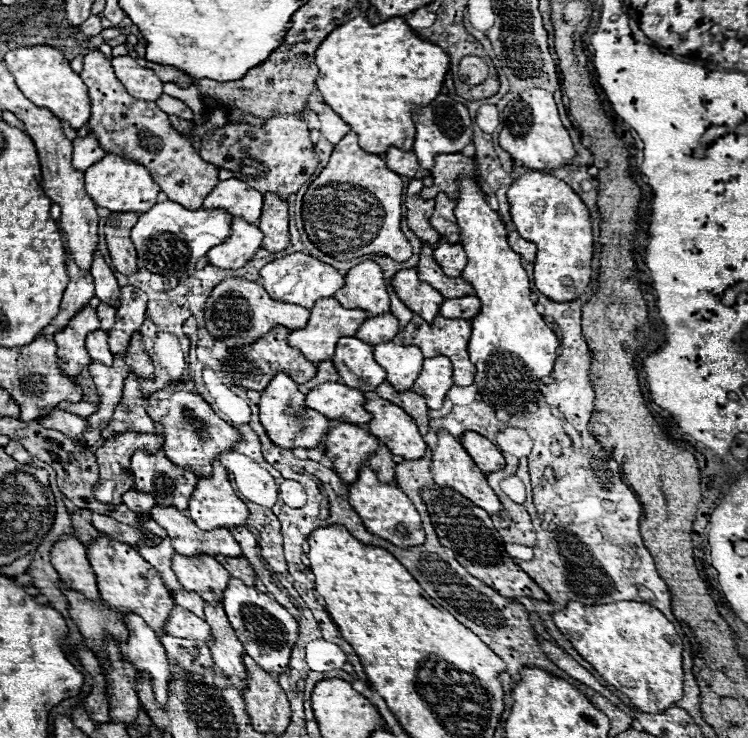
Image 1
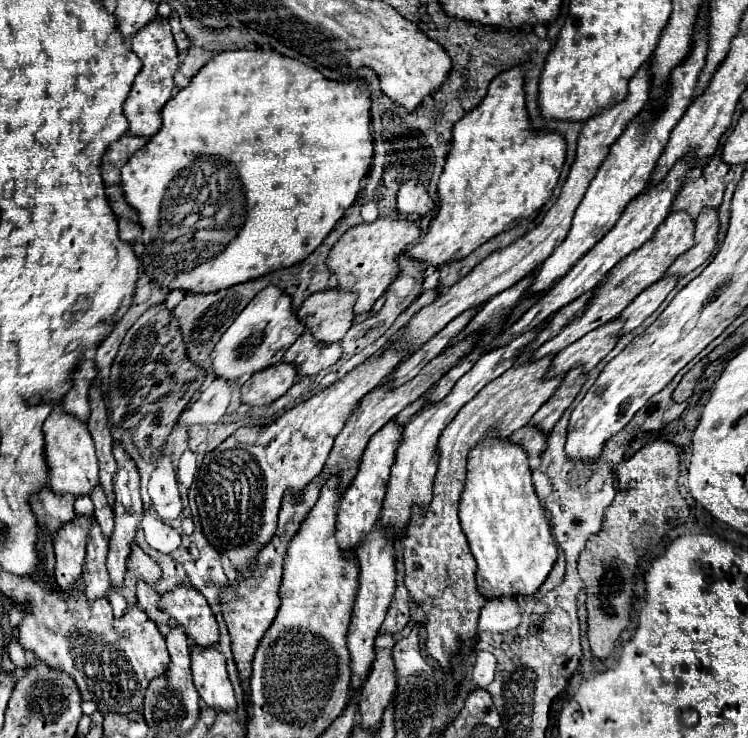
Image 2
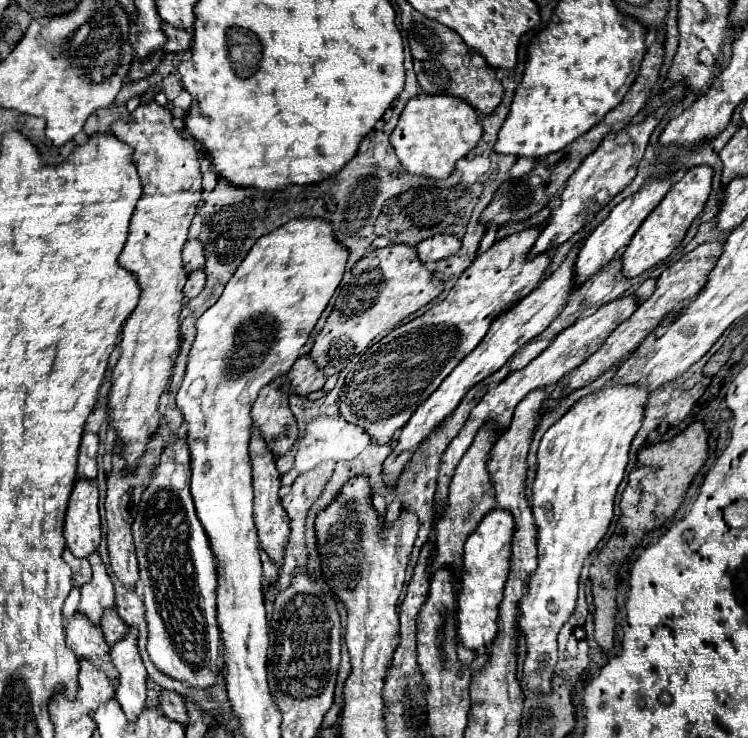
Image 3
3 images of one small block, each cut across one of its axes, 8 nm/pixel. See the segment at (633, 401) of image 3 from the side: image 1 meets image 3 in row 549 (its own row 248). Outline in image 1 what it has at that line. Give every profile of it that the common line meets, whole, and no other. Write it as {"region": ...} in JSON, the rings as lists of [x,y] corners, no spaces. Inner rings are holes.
{"region":[[[530,172],[510,186],[508,190],[510,214],[516,230],[524,240],[530,240],[538,246],[534,260],[534,284],[536,288],[556,302],[570,302],[580,298],[592,276],[592,254],[594,254],[594,236],[592,236],[592,218],[590,210],[582,198],[562,180]]]}

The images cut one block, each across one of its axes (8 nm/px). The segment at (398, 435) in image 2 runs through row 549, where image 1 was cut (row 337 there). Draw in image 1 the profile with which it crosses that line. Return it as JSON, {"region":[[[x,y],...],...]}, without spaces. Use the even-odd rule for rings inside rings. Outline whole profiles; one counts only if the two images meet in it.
{"region":[[[340,338],[332,362],[344,384],[350,388],[374,392],[376,386],[386,380],[386,370],[374,360],[374,348],[360,338]]]}

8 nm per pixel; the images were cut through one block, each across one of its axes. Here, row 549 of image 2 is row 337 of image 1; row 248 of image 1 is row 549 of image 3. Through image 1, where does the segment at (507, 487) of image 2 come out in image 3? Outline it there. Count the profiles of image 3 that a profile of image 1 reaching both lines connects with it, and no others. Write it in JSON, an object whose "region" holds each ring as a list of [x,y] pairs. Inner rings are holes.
{"region":[[[494,508],[482,518],[476,532],[470,534],[468,540],[464,542],[464,570],[460,574],[462,590],[458,592],[456,622],[458,622],[458,636],[462,644],[470,650],[488,646],[496,638],[498,606],[504,596],[504,580],[508,578],[512,558],[512,532],[514,532],[512,514],[504,508]]]}

